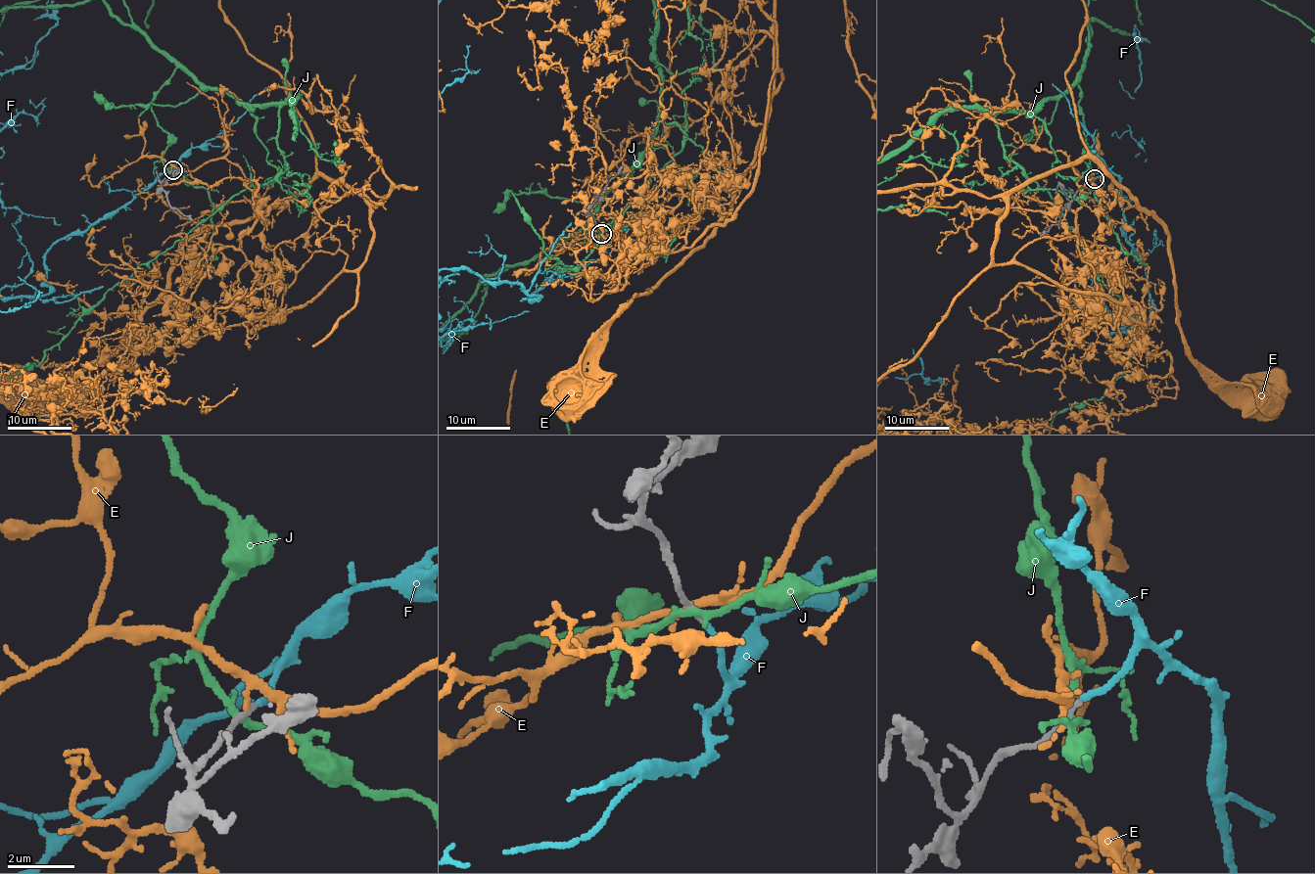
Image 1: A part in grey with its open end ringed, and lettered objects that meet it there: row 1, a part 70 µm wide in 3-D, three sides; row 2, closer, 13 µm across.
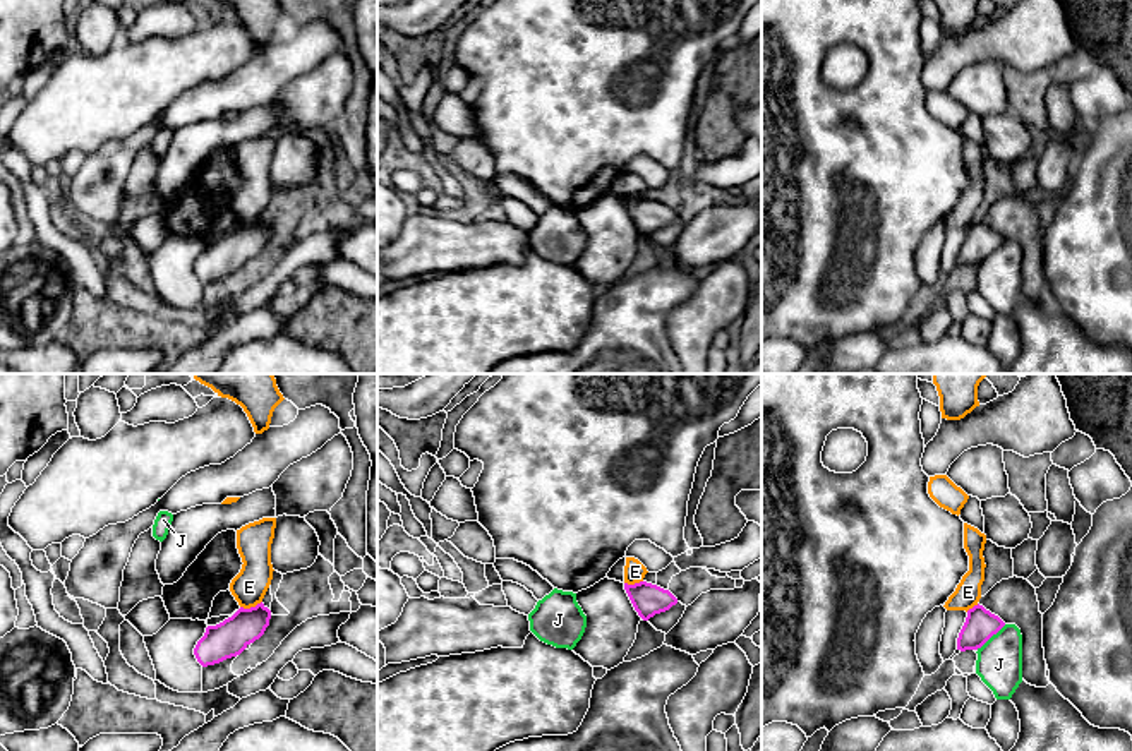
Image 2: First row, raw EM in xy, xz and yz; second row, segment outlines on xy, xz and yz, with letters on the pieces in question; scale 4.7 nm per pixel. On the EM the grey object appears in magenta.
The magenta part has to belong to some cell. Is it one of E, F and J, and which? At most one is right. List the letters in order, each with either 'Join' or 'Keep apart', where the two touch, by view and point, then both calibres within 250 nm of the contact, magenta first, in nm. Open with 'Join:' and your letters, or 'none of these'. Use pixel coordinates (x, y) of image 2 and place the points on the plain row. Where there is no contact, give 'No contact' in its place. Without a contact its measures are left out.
Join: F
E: Keep apart. Touches magenta at xy (251, 223). Thickness 170 nm (magenta) against 160 nm
F: Join. No contact
J: Keep apart. Touches magenta at yz (990, 252). Thickness 150 nm (magenta) against 220 nm

